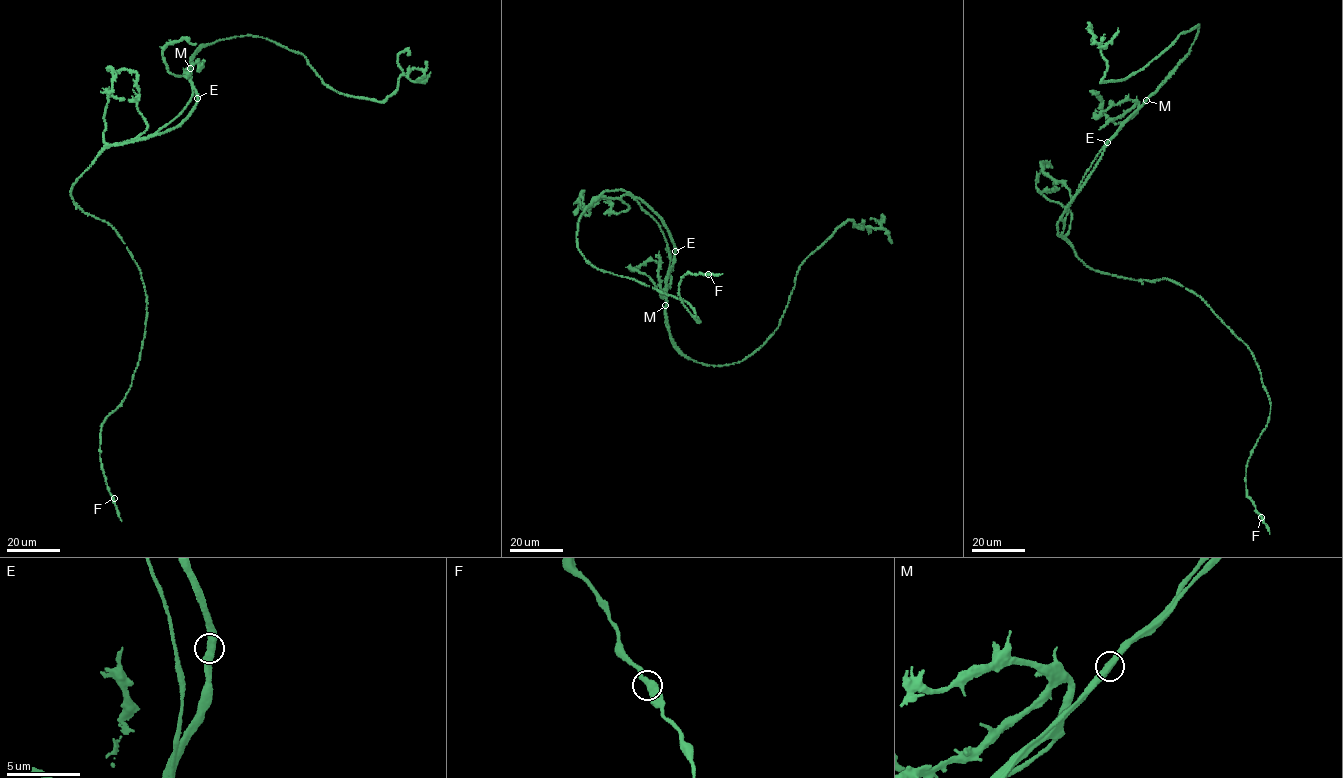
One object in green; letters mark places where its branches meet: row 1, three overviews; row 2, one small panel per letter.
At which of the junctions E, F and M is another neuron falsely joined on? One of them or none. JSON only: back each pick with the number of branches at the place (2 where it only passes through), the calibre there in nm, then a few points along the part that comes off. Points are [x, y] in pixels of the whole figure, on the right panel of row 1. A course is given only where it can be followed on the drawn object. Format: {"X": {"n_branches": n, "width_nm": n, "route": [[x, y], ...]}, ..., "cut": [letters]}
{"M": {"n_branches": 2, "width_nm": 440, "route": [[1146, 100], [1109, 140], [1095, 167], [1067, 206], [1057, 229], [1058, 235], [1070, 243]]}, "cut": ["M"]}

